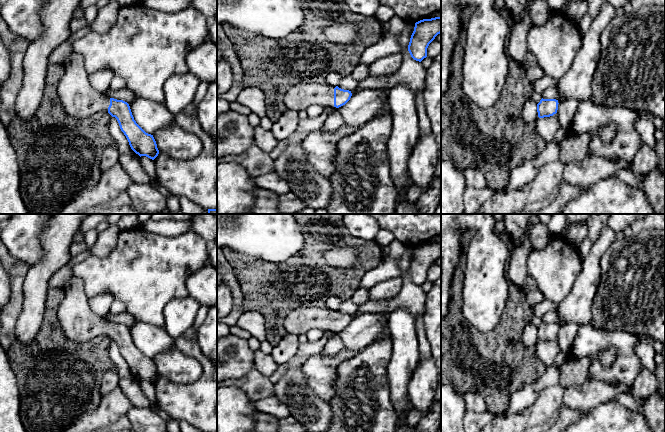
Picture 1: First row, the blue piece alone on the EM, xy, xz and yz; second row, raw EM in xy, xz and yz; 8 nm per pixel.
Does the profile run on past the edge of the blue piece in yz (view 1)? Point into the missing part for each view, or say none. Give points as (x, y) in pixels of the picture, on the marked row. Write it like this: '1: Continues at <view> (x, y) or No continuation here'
1: No continuation here

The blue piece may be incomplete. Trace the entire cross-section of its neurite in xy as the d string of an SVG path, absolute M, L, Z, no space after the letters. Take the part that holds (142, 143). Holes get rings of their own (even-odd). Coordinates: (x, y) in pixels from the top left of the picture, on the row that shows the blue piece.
M72 52L65 60L63 65L64 74L59 81L57 94L60 98L65 112L70 117L78 119L89 117L92 114L100 111L108 112L112 117L115 117L117 119L120 129L126 136L131 149L140 157L146 156L154 160L159 154L156 141L153 135L146 133L136 123L129 104L123 100L109 98L106 95L101 94L91 86L89 82L89 75L85 70L85 63L82 55Z

